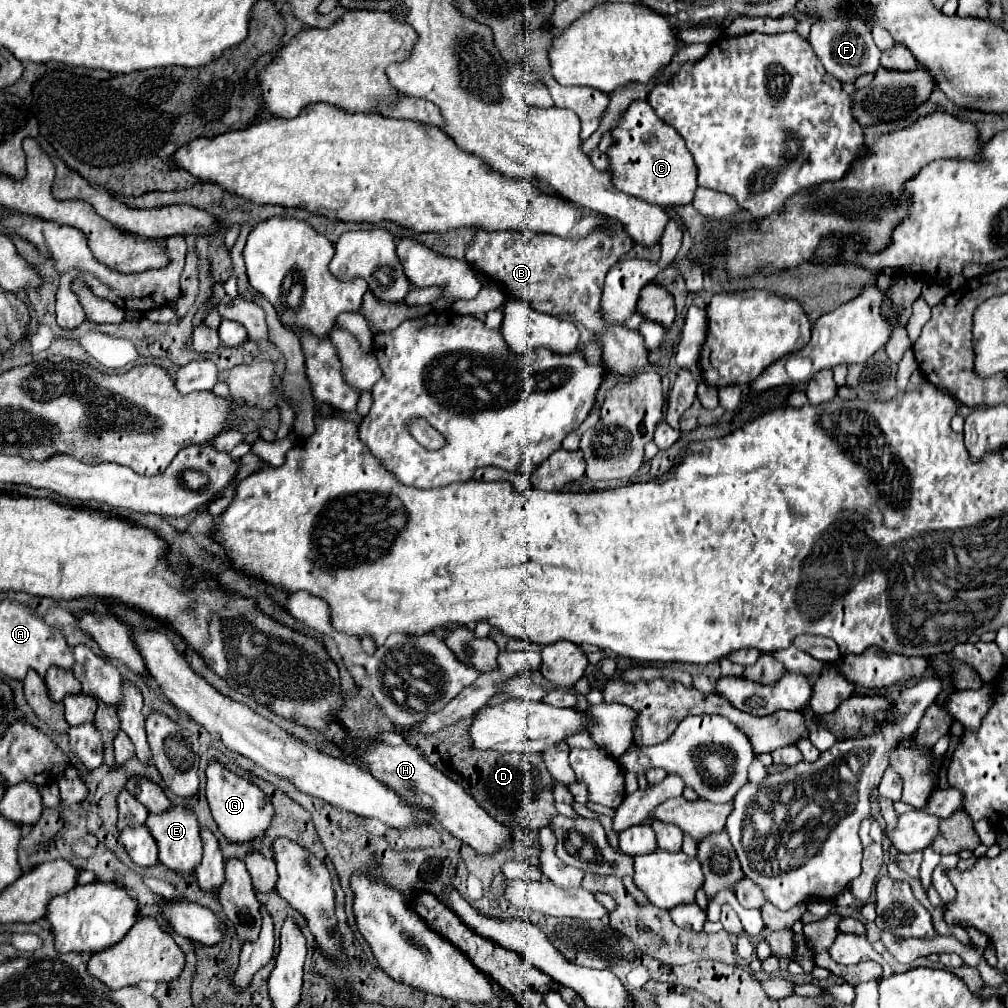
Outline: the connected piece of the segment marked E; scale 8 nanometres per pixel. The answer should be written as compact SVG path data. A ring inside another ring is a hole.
M171 806L169 810L161 812L161 814L153 814L149 812L145 826L149 828L151 836L155 838L157 846L159 846L159 860L169 868L169 870L177 870L177 872L193 872L195 864L201 860L201 838L199 838L199 824L197 824L197 816L191 808L185 806Z

